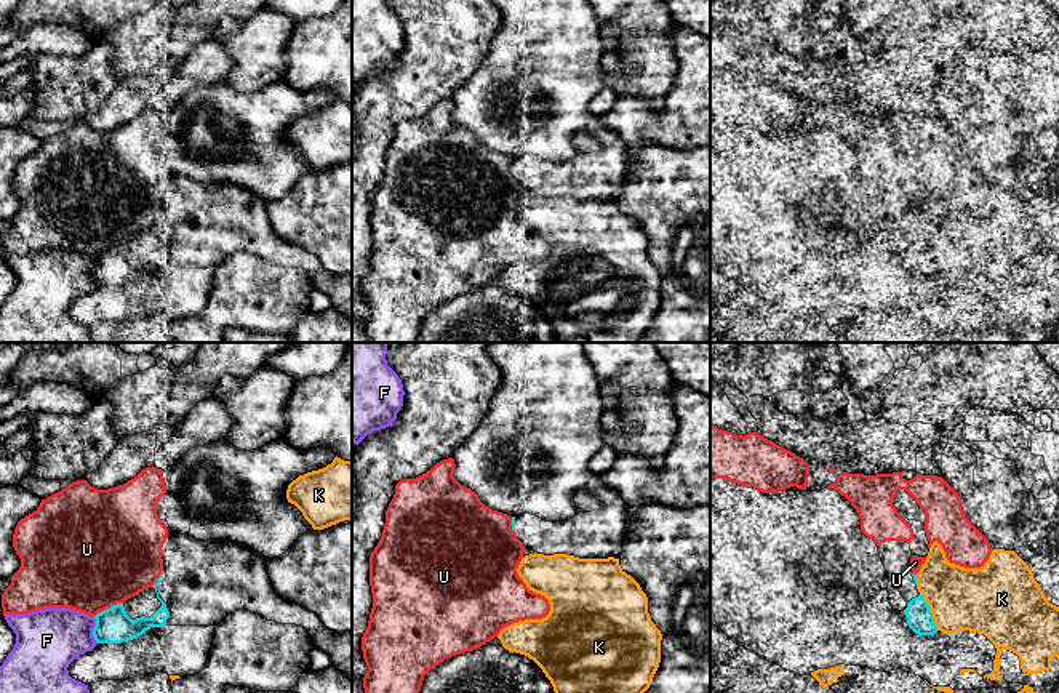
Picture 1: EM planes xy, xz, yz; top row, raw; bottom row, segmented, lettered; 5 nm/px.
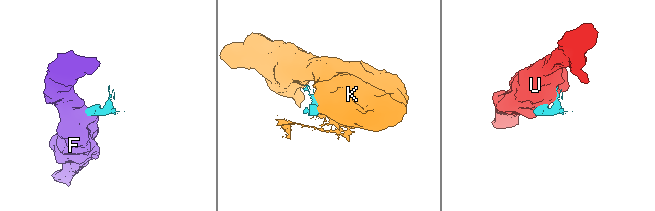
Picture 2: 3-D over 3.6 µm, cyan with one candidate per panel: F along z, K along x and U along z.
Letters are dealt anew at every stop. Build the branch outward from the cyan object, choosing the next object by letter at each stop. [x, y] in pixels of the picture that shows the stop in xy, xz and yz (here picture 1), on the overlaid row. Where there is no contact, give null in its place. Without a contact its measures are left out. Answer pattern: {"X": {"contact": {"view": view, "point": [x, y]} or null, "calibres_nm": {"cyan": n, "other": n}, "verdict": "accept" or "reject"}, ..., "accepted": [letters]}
{"F": {"contact": {"view": "xy", "point": [93, 629]}, "calibres_nm": {"cyan": 180, "other": 320}, "verdict": "reject"}, "K": {"contact": {"view": "yz", "point": [930, 612]}, "calibres_nm": {"cyan": 130, "other": 320}, "verdict": "reject"}, "U": {"contact": {"view": "xy", "point": [107, 608]}, "calibres_nm": {"cyan": 180, "other": 480}, "verdict": "reject"}, "accepted": []}

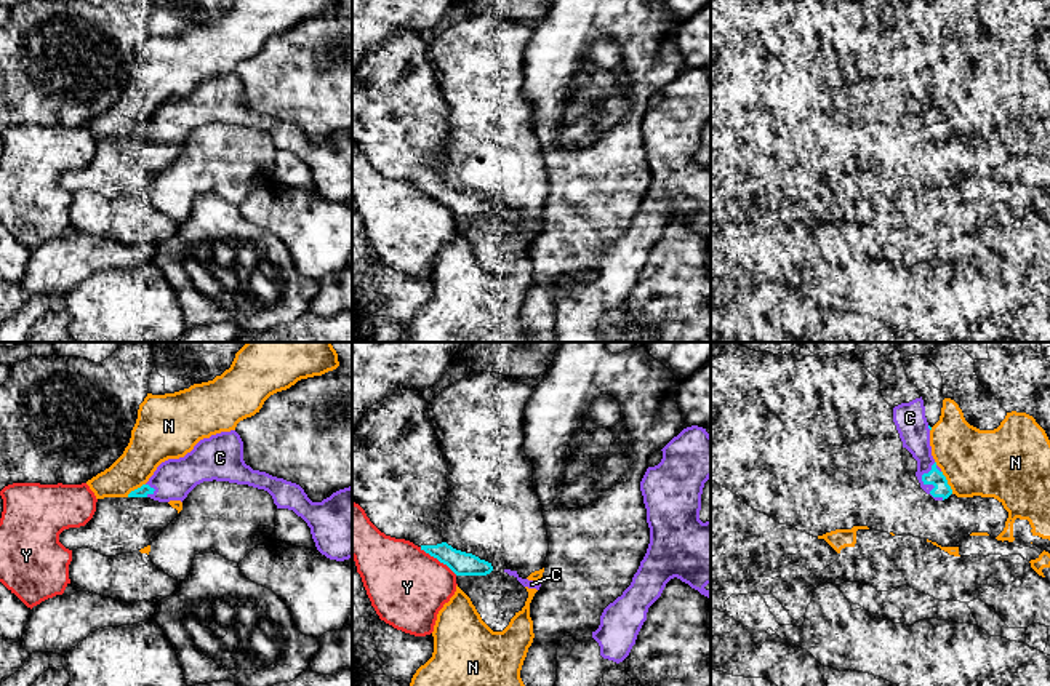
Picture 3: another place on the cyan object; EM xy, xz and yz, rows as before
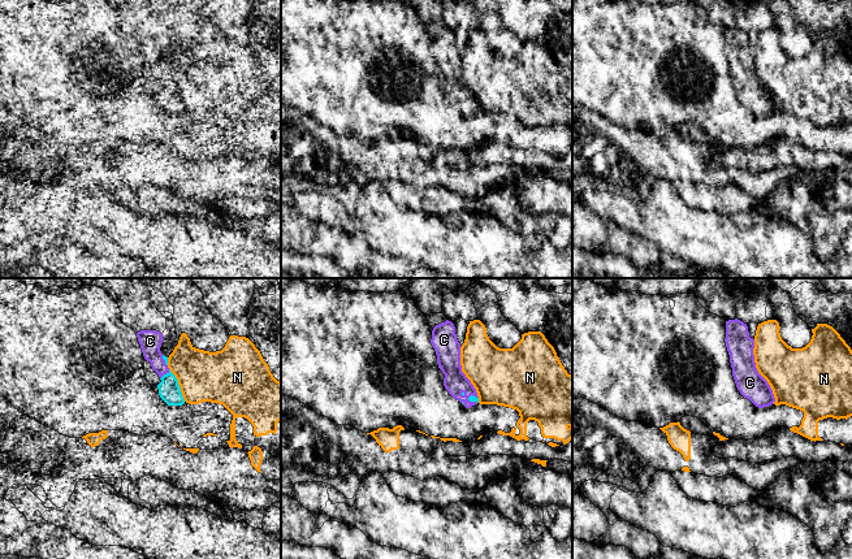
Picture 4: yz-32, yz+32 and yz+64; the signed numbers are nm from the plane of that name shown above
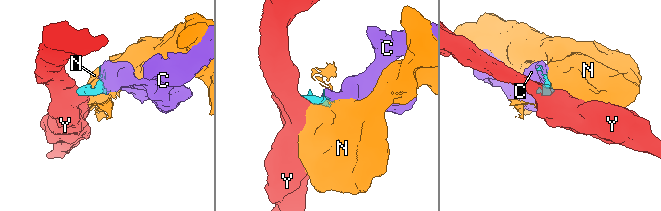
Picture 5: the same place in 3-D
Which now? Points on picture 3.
{"C": {"contact": {"view": "yz", "point": [929, 483]}, "calibres_nm": {"cyan": 80, "other": 140}, "verdict": "accept"}, "N": {"contact": {"view": "yz", "point": [946, 482]}, "calibres_nm": {"cyan": 80, "other": 340}, "verdict": "reject"}, "Y": {"contact": {"view": "xz", "point": [439, 560]}, "calibres_nm": {"cyan": 120, "other": 400}, "verdict": "reject"}, "accepted": ["C"]}

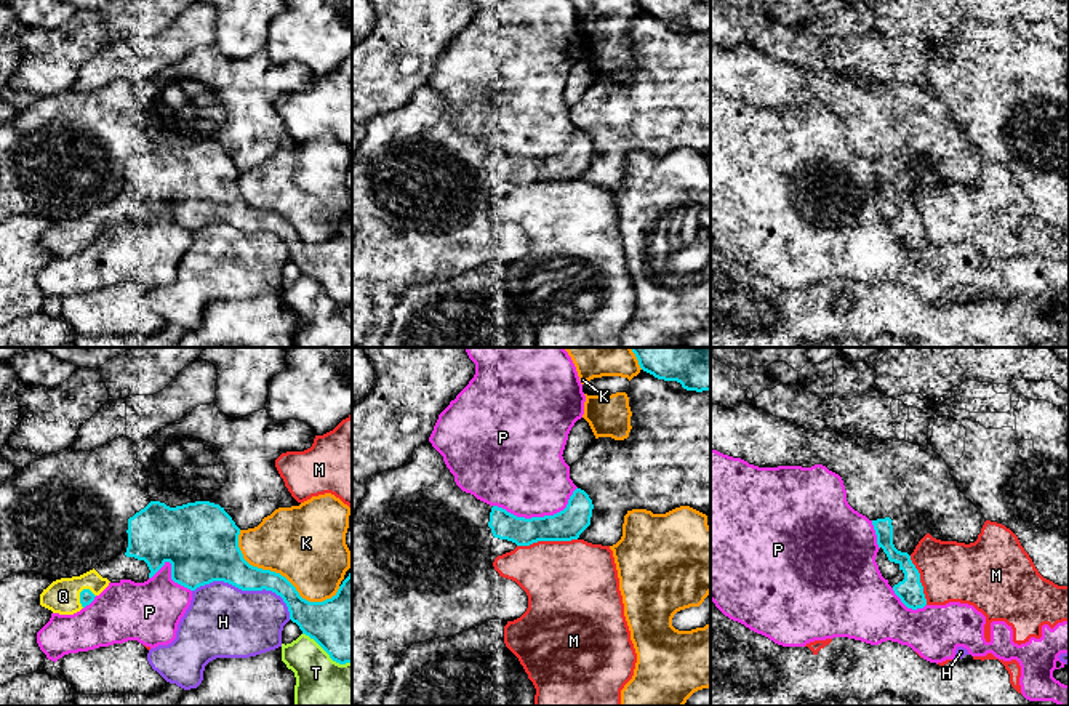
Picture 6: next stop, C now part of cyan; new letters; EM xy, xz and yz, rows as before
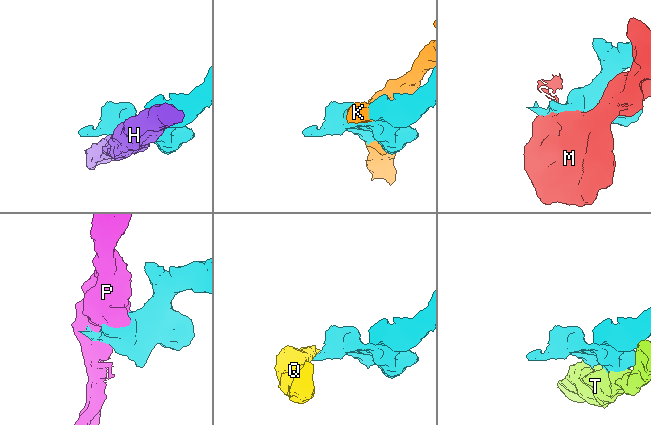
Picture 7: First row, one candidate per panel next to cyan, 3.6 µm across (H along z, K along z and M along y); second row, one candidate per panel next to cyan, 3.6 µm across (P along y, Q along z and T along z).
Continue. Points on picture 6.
{"H": {"contact": {"view": "xy", "point": [247, 589]}, "calibres_nm": {"cyan": 280, "other": 360}, "verdict": "reject"}, "K": {"contact": {"view": "xy", "point": [277, 573]}, "calibres_nm": {"cyan": 160, "other": 400}, "verdict": "reject"}, "M": {"contact": {"view": "xz", "point": [546, 540]}, "calibres_nm": {"cyan": 160, "other": 440}, "verdict": "reject"}, "P": {"contact": {"view": "xz", "point": [538, 517]}, "calibres_nm": {"cyan": 160, "other": 420}, "verdict": "reject"}, "Q": {"contact": {"view": "xy", "point": [80, 596]}, "calibres_nm": {"cyan": 70, "other": 180}, "verdict": "accept"}, "T": {"contact": {"view": "xy", "point": [327, 652]}, "calibres_nm": {"cyan": 360, "other": 380}, "verdict": "reject"}, "accepted": ["Q"]}

